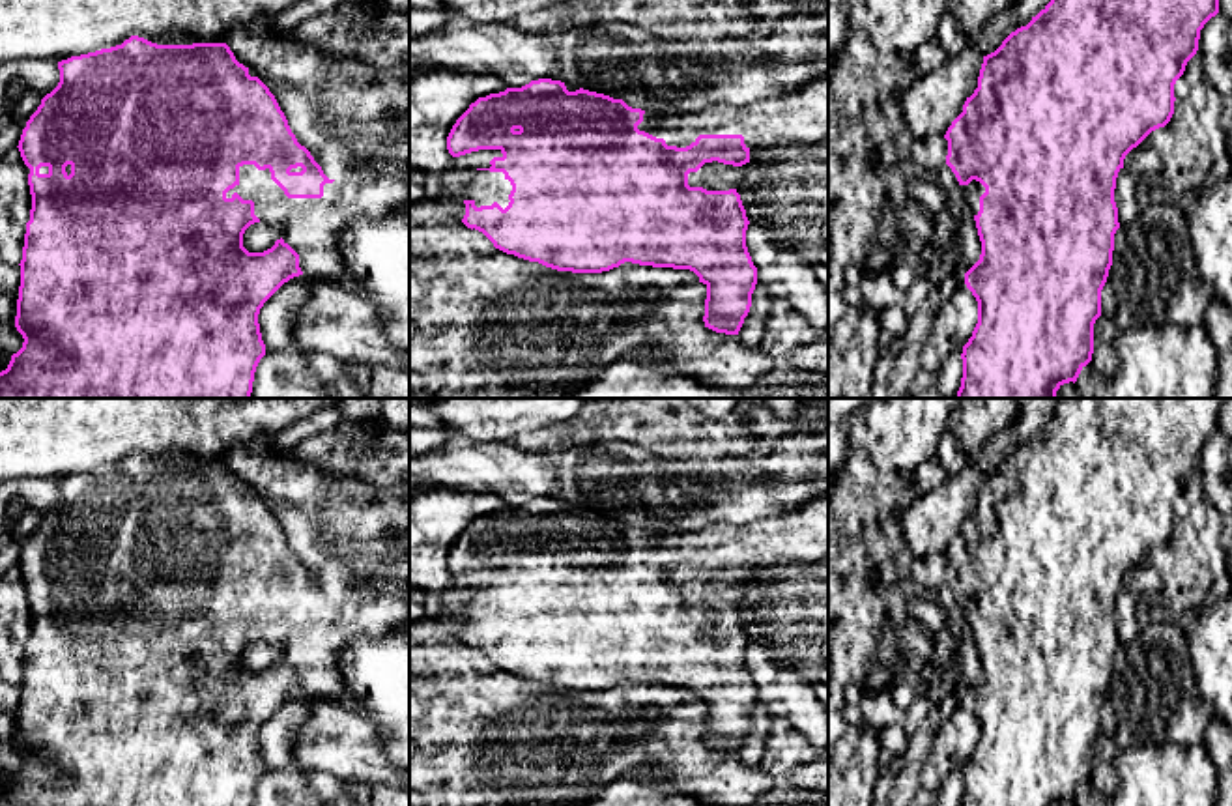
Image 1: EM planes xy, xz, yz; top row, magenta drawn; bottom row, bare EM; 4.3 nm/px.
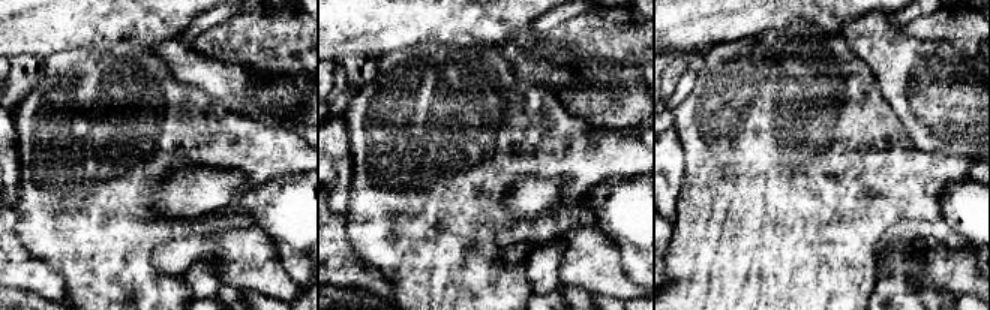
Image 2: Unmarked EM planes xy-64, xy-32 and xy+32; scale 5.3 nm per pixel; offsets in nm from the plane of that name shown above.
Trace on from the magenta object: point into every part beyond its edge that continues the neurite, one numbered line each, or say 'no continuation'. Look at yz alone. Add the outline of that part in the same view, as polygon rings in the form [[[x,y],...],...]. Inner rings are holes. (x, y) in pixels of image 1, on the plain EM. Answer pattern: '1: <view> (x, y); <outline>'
1: yz (974, 608); [[[972,598],[968,604],[961,604],[961,610],[972,628],[972,634],[978,634],[980,630],[980,615],[985,612],[985,606]]]

